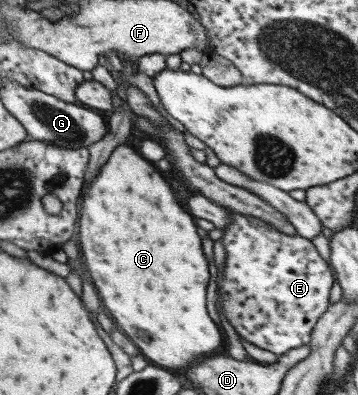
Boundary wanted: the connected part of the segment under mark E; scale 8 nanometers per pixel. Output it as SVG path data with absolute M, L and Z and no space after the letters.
M225 209L228 213L229 222L223 229L220 229L216 234L218 234L218 240L222 243L226 260L224 262L224 268L222 268L222 274L217 273L216 287L217 294L221 294L222 298L222 311L228 323L233 327L235 333L240 335L242 339L248 341L256 347L266 349L266 351L271 351L274 355L279 356L283 353L286 353L290 348L297 348L309 343L310 332L314 327L316 320L326 311L326 308L329 306L328 295L330 295L330 287L334 283L335 278L333 277L332 271L330 271L330 266L328 262L318 256L318 253L314 249L314 246L309 239L300 237L299 235L284 235L279 231L276 231L273 227L270 227L267 223L264 223L262 220L252 218L250 216L242 216L236 211L229 211Z

